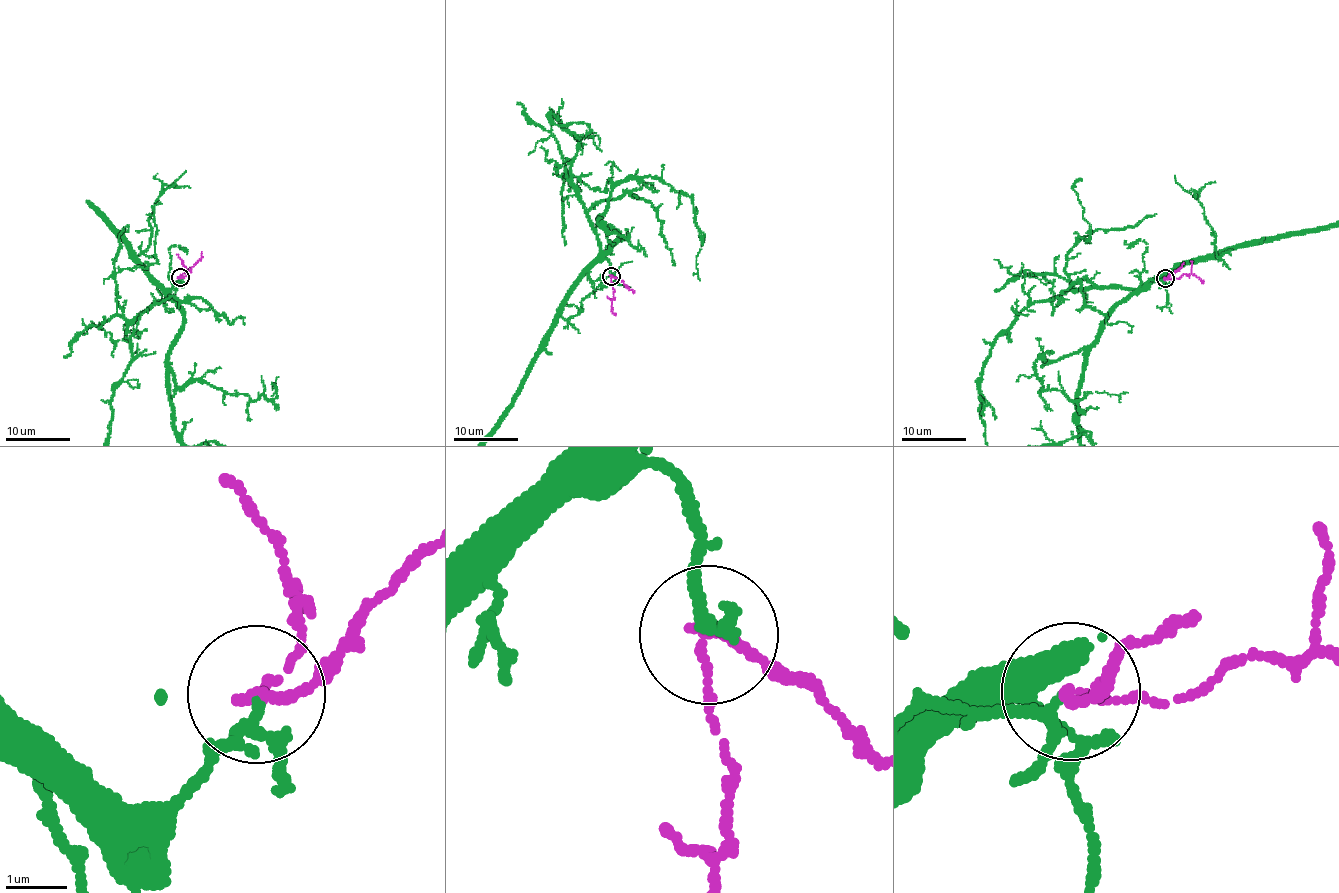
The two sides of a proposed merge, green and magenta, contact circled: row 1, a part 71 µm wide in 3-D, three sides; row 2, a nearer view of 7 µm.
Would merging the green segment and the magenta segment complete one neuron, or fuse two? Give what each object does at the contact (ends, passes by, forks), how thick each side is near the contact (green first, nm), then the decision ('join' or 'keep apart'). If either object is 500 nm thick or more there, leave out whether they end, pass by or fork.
green passes by | magenta passes by | 150/150 nm | join

